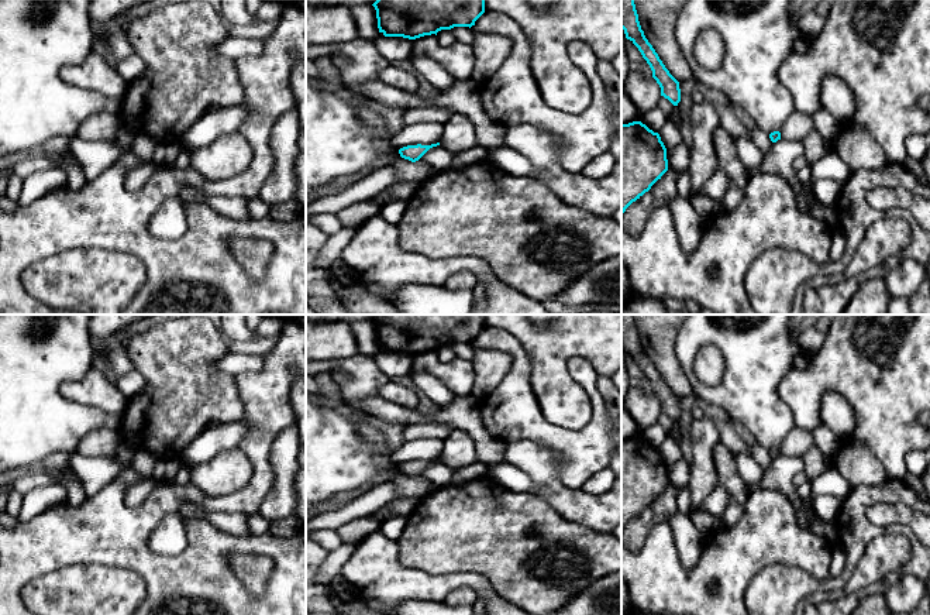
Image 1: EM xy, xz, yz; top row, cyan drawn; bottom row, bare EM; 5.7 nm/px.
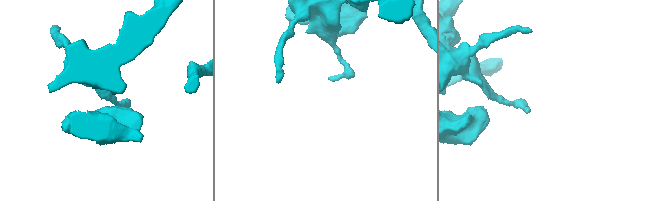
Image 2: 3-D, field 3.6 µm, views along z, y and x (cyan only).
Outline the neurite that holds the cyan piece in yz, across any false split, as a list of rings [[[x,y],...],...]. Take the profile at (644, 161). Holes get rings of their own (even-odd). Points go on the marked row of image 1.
[[[641,121],[621,124],[621,216],[668,171],[666,148]]]

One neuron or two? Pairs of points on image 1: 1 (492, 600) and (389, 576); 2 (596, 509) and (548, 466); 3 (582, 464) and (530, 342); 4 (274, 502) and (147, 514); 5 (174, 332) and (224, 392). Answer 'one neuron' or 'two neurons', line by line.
1: one neuron
2: one neuron
3: two neurons
4: two neurons
5: one neuron

